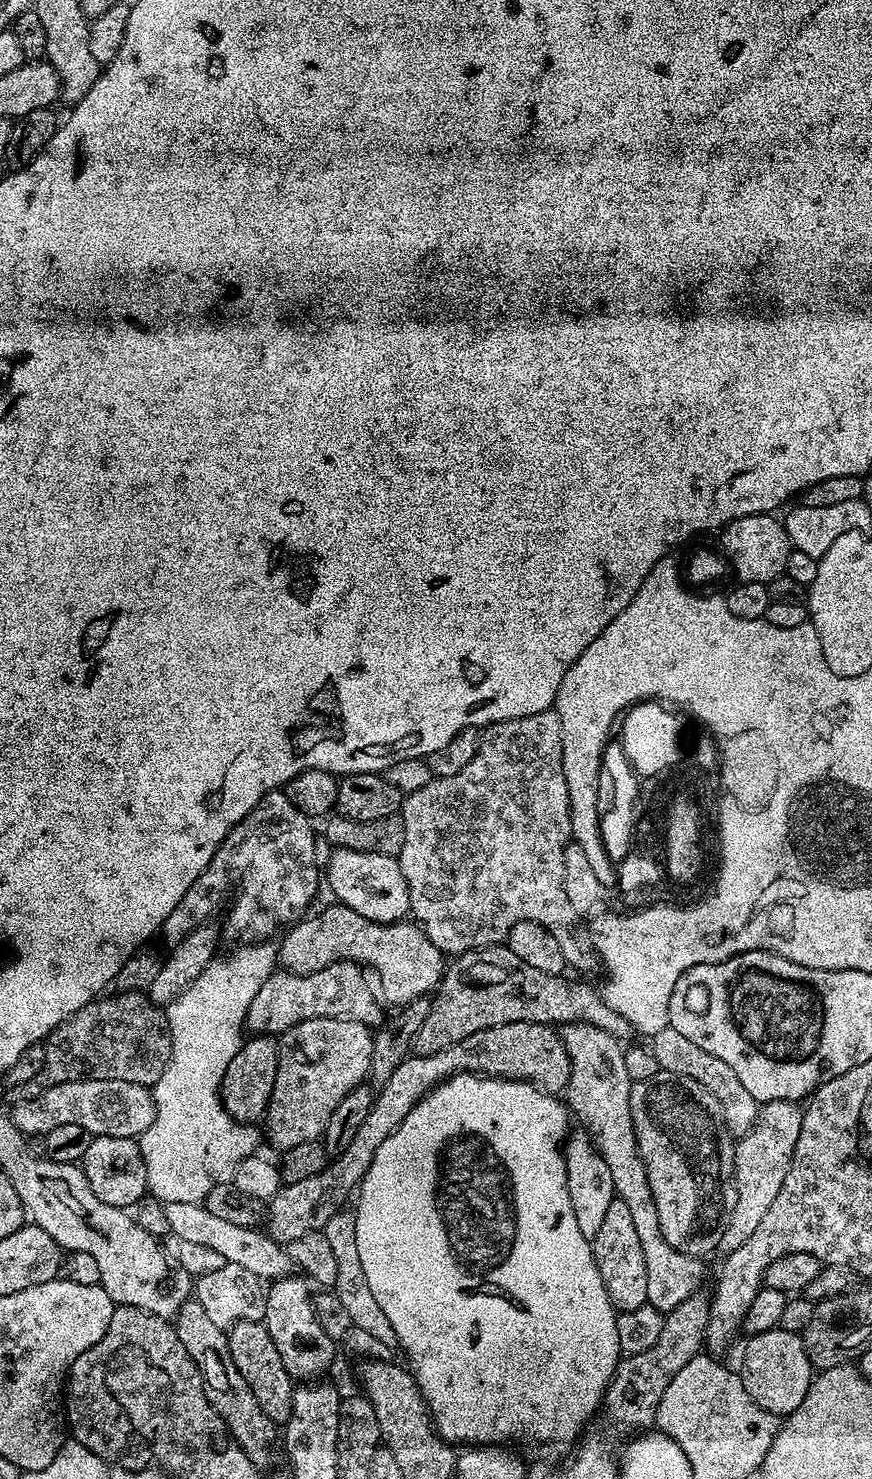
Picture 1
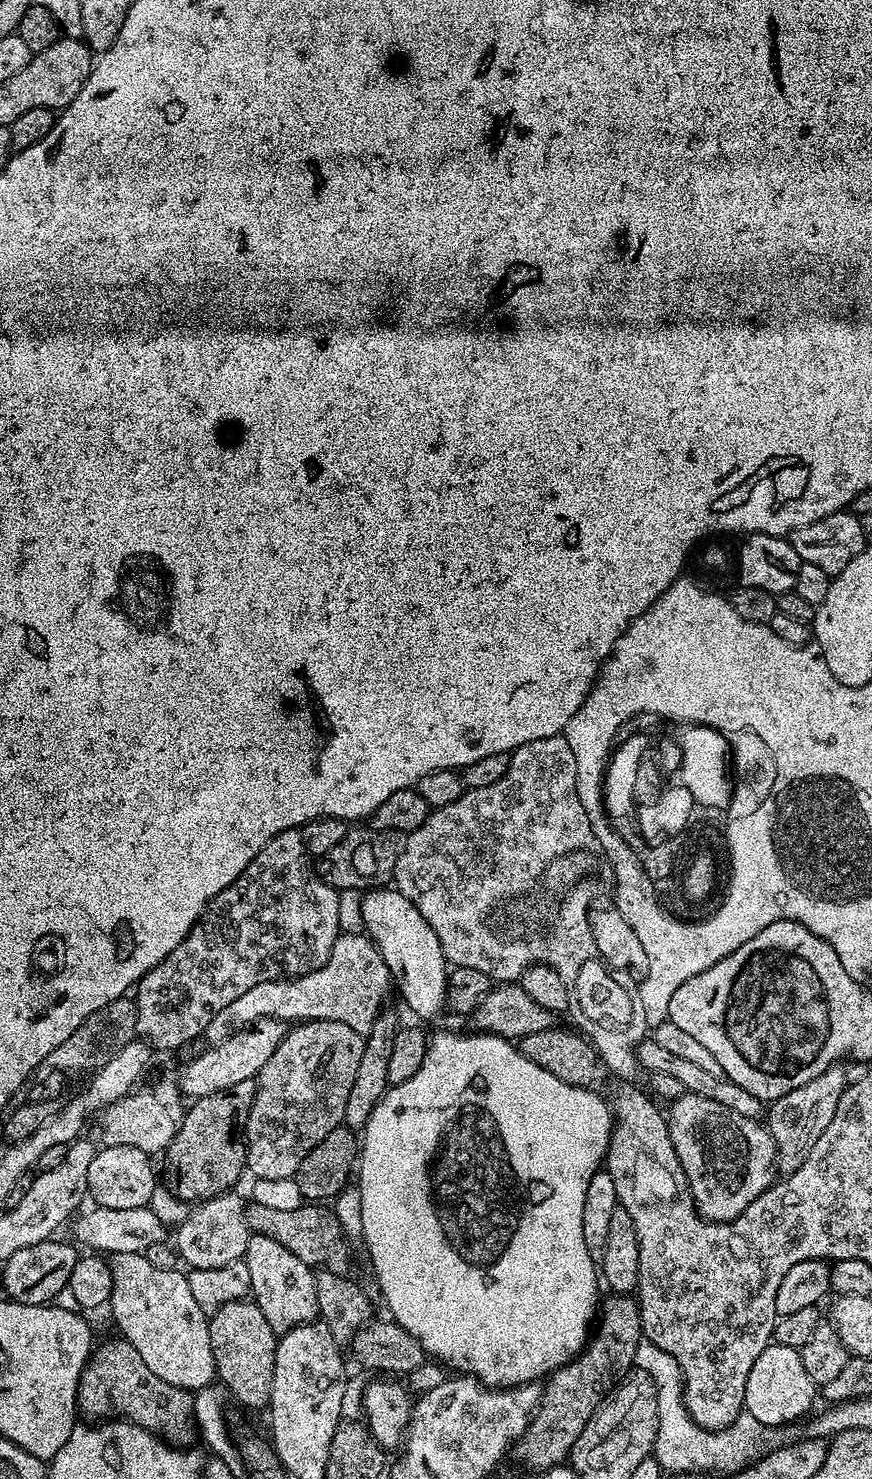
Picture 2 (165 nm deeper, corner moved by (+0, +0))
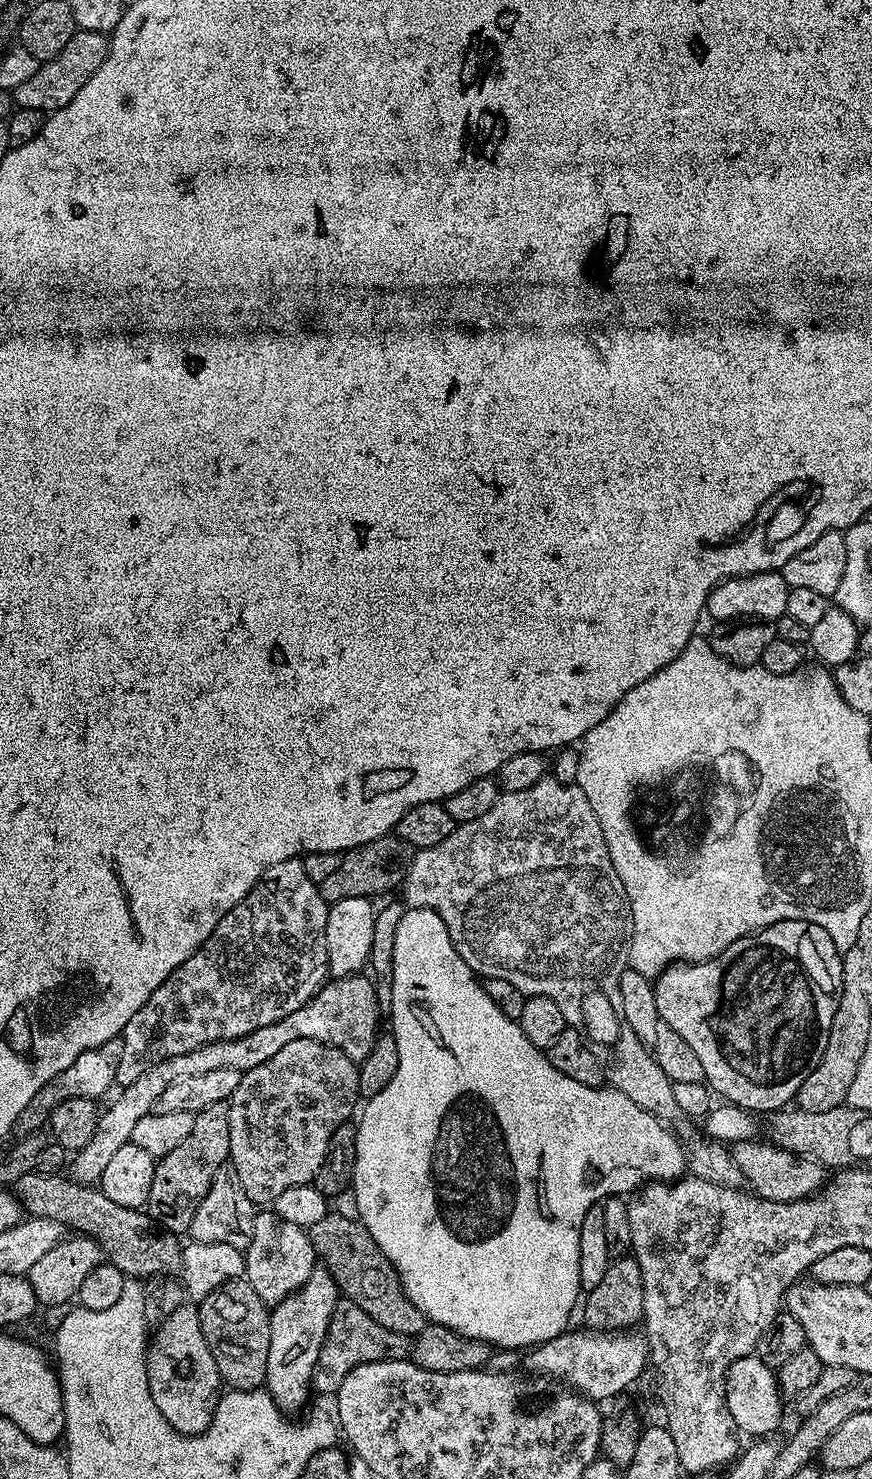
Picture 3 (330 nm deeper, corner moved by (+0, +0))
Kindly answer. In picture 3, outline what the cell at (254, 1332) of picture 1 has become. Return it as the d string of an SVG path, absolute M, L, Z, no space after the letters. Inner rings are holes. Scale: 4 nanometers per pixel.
M241 1278L239 1280L228 1280L220 1287L211 1289L207 1293L209 1296L205 1298L201 1304L198 1304L198 1311L200 1313L200 1325L202 1326L202 1334L206 1338L206 1342L210 1346L210 1350L214 1354L214 1362L220 1371L220 1379L229 1389L238 1392L255 1392L264 1384L266 1378L266 1358L270 1354L270 1308L262 1302L262 1298L258 1298L258 1294L254 1294L254 1286L248 1284L247 1279Z

